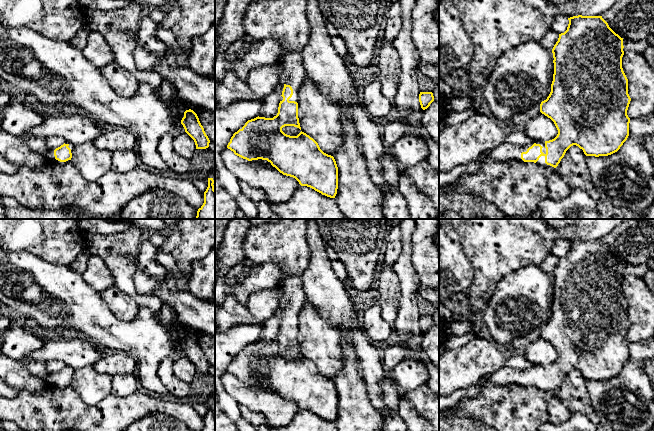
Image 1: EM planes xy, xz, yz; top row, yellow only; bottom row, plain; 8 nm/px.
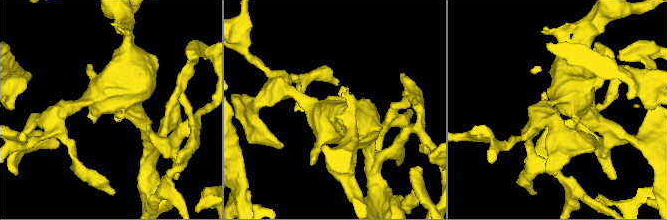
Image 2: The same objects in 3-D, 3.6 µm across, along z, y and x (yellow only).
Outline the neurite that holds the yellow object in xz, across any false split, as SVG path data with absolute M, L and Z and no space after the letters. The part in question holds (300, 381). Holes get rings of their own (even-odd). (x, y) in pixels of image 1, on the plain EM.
M291 275L282 280L283 291L280 307L284 308L278 337L273 342L256 341L233 358L227 372L235 379L252 384L267 384L280 397L295 402L301 410L307 410L330 422L335 422L338 413L338 391L333 380L324 377L318 367L304 356L290 360L282 355L285 350L294 350L301 354L298 342L298 315L306 295L301 275Z

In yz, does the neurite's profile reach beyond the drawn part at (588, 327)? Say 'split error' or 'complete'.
split error

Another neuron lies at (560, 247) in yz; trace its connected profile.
M562 239L555 240L552 247L552 254L559 258L564 257L567 254L568 248L568 241Z

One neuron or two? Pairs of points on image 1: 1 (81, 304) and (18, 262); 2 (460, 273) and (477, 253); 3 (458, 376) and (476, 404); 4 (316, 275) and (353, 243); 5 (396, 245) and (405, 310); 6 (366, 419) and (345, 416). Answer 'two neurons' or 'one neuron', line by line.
1: one neuron
2: two neurons
3: two neurons
4: two neurons
5: two neurons
6: one neuron

